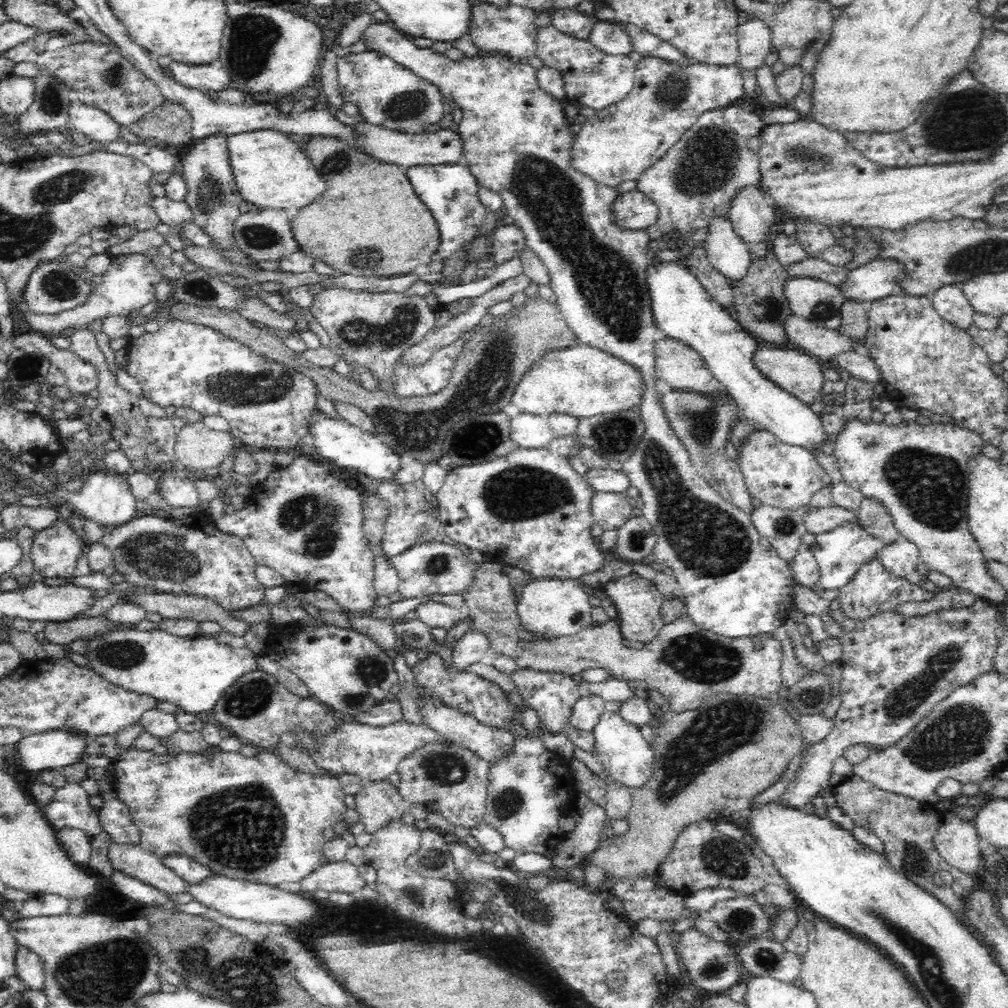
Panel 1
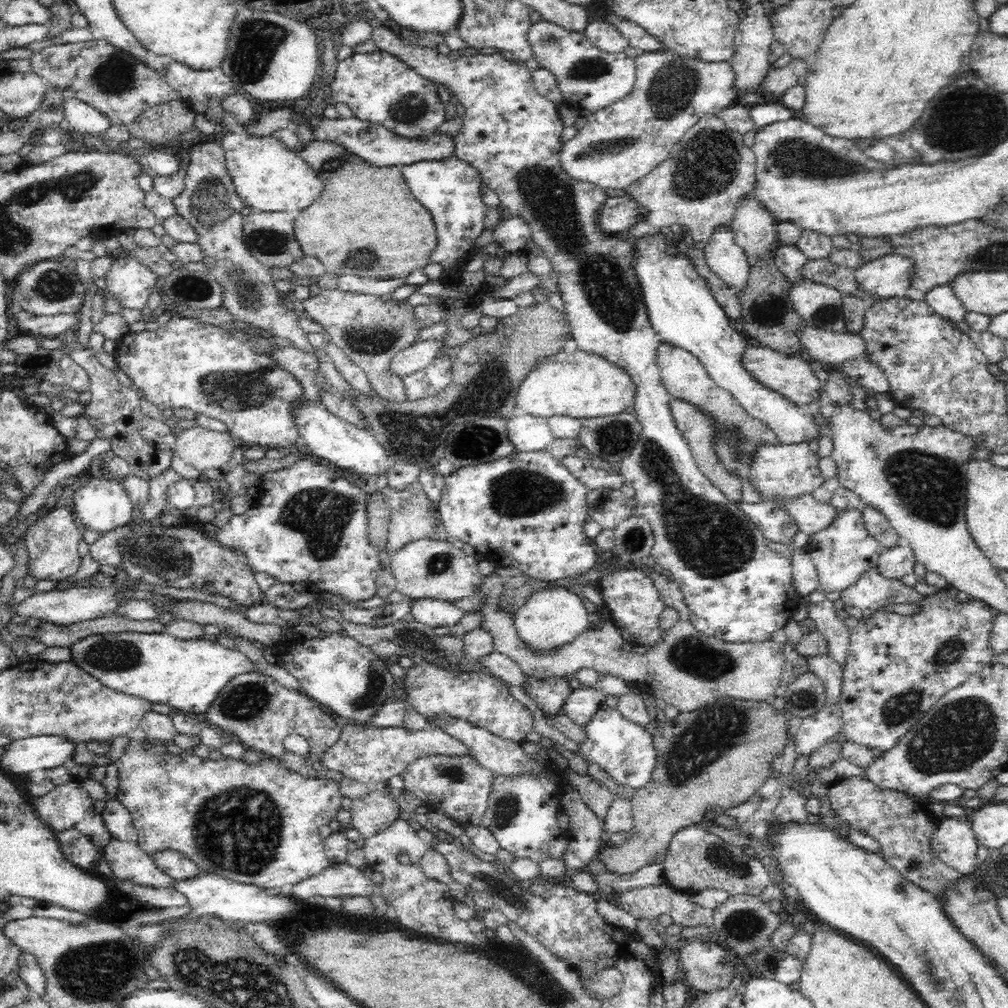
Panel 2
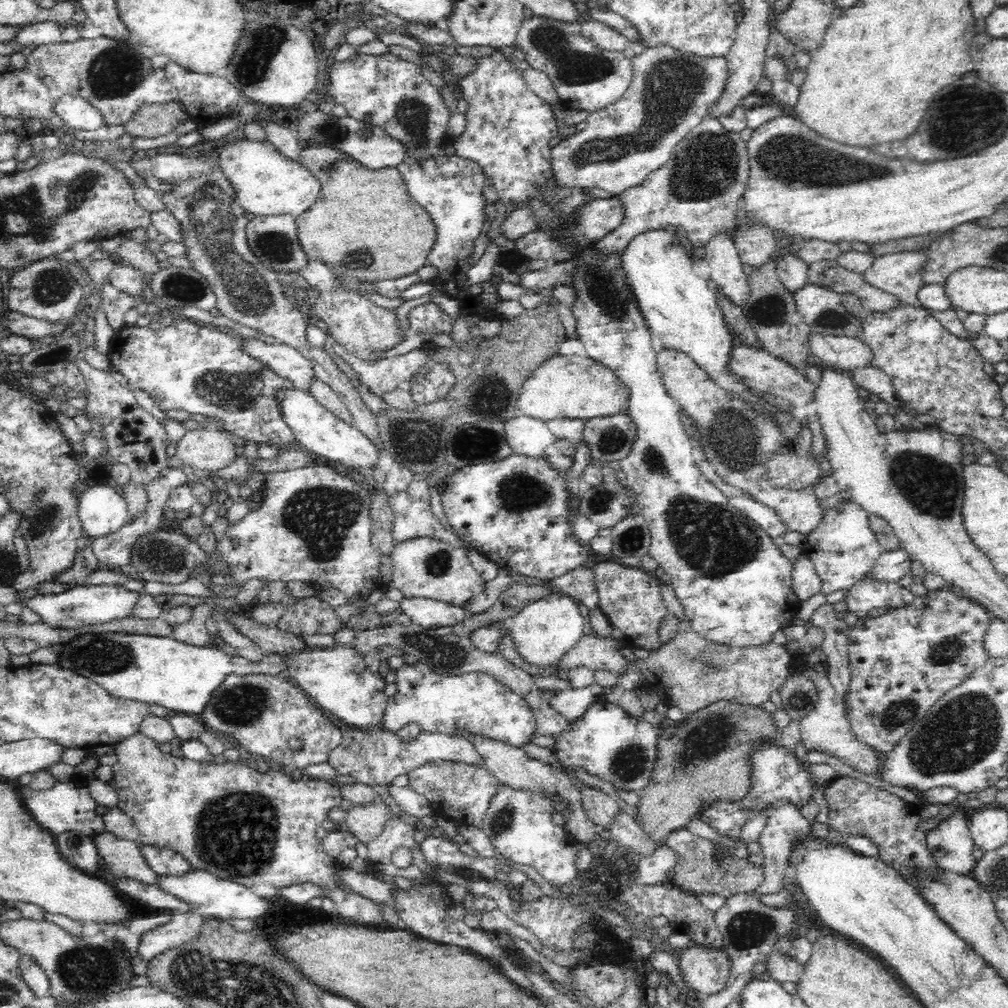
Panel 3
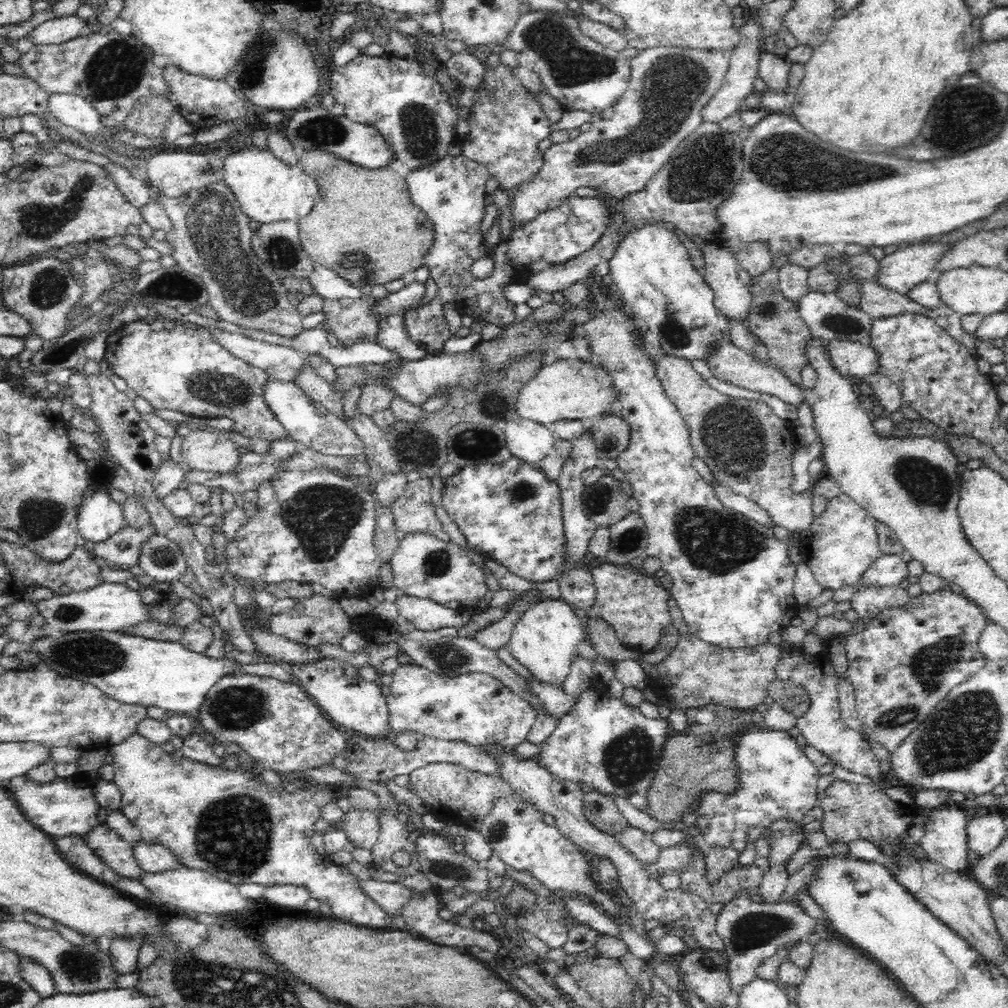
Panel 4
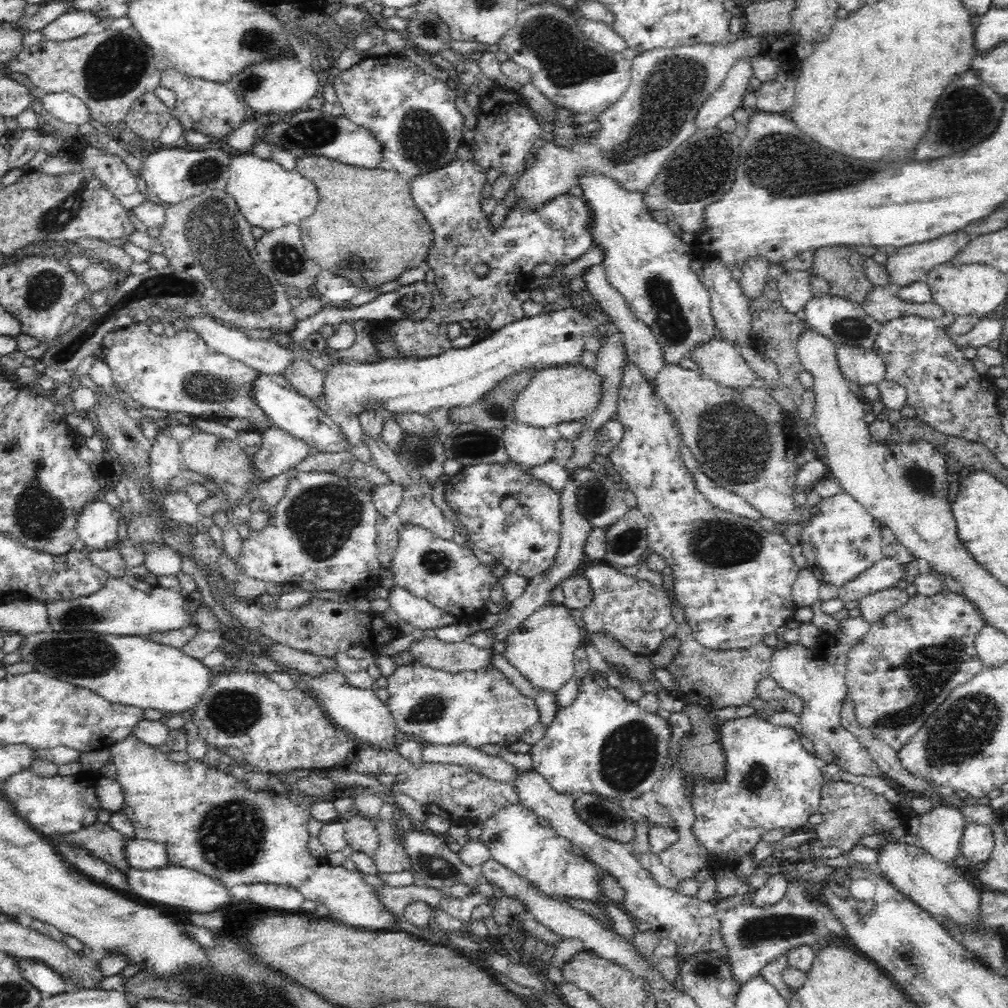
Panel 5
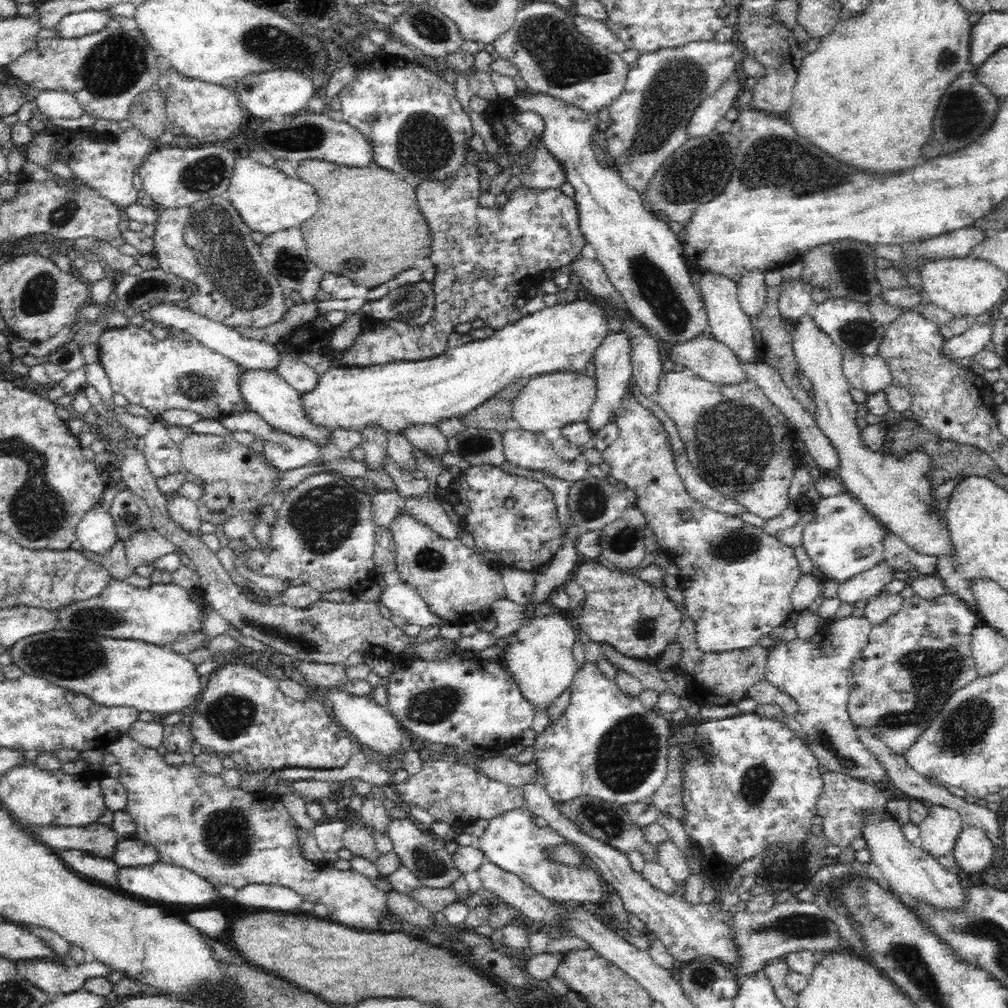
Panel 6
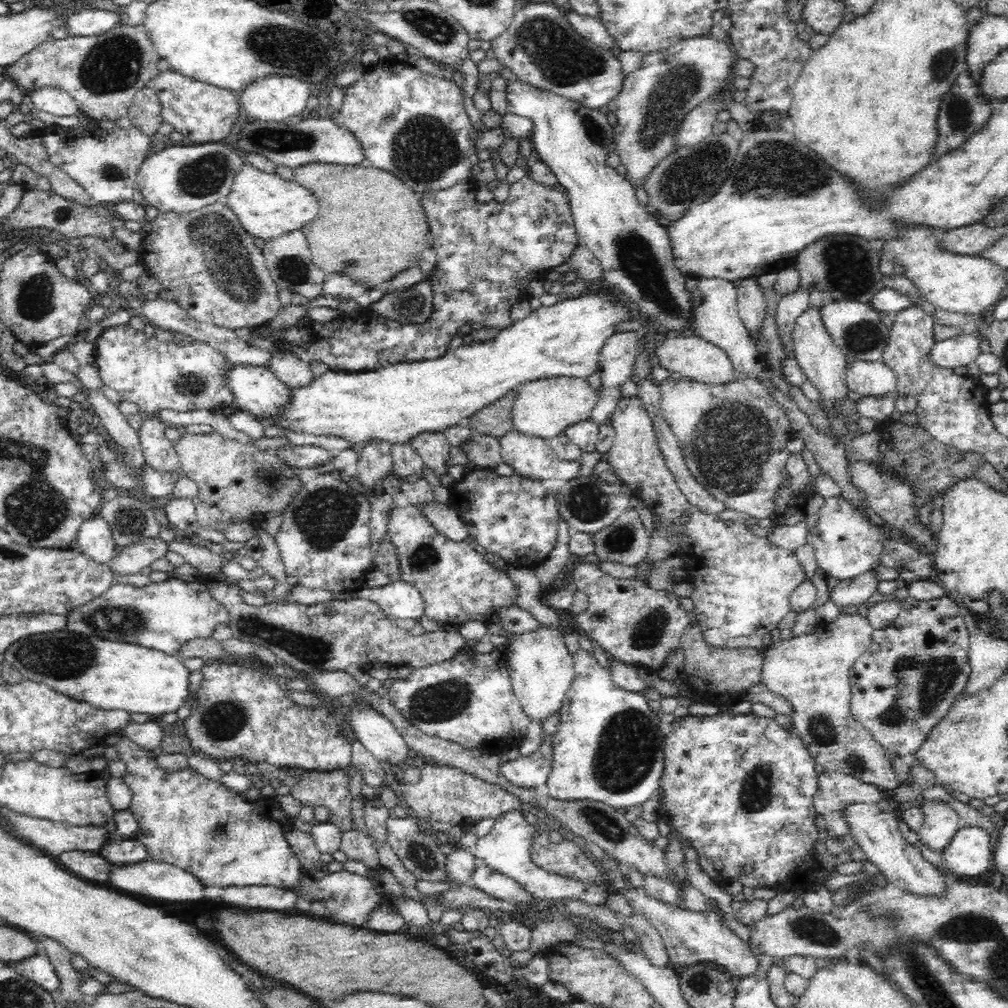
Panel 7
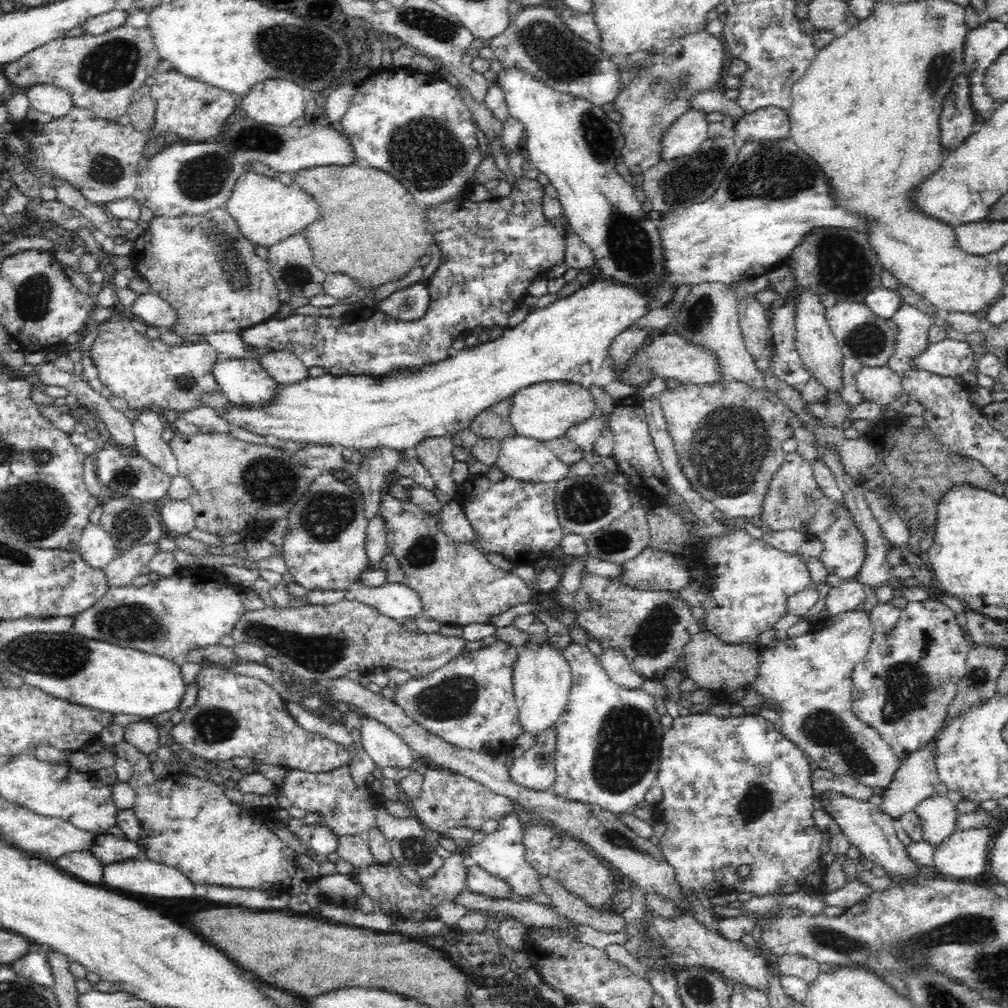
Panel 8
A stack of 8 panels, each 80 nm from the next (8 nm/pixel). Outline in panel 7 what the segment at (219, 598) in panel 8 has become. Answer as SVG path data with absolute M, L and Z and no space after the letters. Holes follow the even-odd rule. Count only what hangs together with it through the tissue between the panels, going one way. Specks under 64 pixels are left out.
M171 575L165 581L151 583L142 588L117 579L116 583L98 598L88 604L76 605L64 614L67 618L65 628L83 635L144 645L172 653L174 656L184 641L196 637L210 637L216 626L228 625L225 608L221 608L221 605L210 597L208 586L208 579L197 578L186 583Z

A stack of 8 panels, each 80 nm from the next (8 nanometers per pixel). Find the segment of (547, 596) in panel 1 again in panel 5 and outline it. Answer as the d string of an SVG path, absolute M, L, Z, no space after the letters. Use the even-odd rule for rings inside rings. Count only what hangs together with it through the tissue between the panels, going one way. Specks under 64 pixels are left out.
M544 604L528 615L522 624L516 625L505 640L504 656L528 681L546 691L557 690L572 676L576 650L582 643L582 628L565 605Z

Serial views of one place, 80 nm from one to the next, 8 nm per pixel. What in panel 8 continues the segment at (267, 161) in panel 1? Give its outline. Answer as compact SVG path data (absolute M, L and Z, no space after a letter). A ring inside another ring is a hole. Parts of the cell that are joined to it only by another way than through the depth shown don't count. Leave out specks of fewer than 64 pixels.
M251 168L236 180L225 208L236 219L242 234L256 246L263 247L271 247L284 237L302 233L304 228L318 218L319 212L316 200L308 192L297 187L296 183L286 186L280 180L258 174Z

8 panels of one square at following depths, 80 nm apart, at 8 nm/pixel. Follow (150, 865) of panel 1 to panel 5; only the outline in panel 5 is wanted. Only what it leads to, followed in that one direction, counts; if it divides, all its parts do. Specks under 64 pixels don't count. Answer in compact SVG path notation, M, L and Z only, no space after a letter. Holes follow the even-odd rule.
M98 821L78 832L70 832L64 836L49 836L49 840L54 844L58 844L60 841L76 843L76 845L90 850L96 858L111 864L118 872L125 875L132 867L126 857L124 837L109 823Z

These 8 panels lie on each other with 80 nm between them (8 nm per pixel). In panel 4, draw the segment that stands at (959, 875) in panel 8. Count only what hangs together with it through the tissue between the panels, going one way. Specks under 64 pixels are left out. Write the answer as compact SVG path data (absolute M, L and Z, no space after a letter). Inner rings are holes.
M996 807L984 816L969 815L967 820L968 850L979 857L990 854L998 848L1007 836L1004 814Z

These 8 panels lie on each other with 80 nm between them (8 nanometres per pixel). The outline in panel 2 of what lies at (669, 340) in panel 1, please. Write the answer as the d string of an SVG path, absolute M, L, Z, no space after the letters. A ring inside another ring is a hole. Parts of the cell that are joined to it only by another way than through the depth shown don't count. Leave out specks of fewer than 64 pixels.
M662 342L656 349L657 365L661 376L661 383L665 387L670 396L688 399L690 403L694 403L704 409L706 413L714 415L714 419L718 421L718 440L716 440L716 452L718 457L722 459L722 465L726 465L726 469L736 471L744 482L747 483L748 463L751 452L758 444L764 441L768 443L780 443L773 434L772 430L759 420L750 418L748 413L737 402L736 397L724 388L720 388L712 377L708 374L704 363L688 352L684 348L680 348L675 344Z

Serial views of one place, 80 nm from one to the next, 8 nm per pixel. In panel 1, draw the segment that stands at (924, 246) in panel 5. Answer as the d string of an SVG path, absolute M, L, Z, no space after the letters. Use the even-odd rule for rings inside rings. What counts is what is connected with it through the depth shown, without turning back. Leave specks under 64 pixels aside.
M872 260L860 267L848 270L837 284L845 301L874 302L875 300L901 294L896 281L901 276L901 264L897 260Z

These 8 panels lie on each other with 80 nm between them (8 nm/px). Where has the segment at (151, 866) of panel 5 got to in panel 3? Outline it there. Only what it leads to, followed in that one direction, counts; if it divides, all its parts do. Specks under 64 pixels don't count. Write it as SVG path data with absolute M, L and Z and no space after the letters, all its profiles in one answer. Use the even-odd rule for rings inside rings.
M141 845L140 849L146 861L160 876L186 876L190 870L195 870L184 856L170 848L152 848Z

